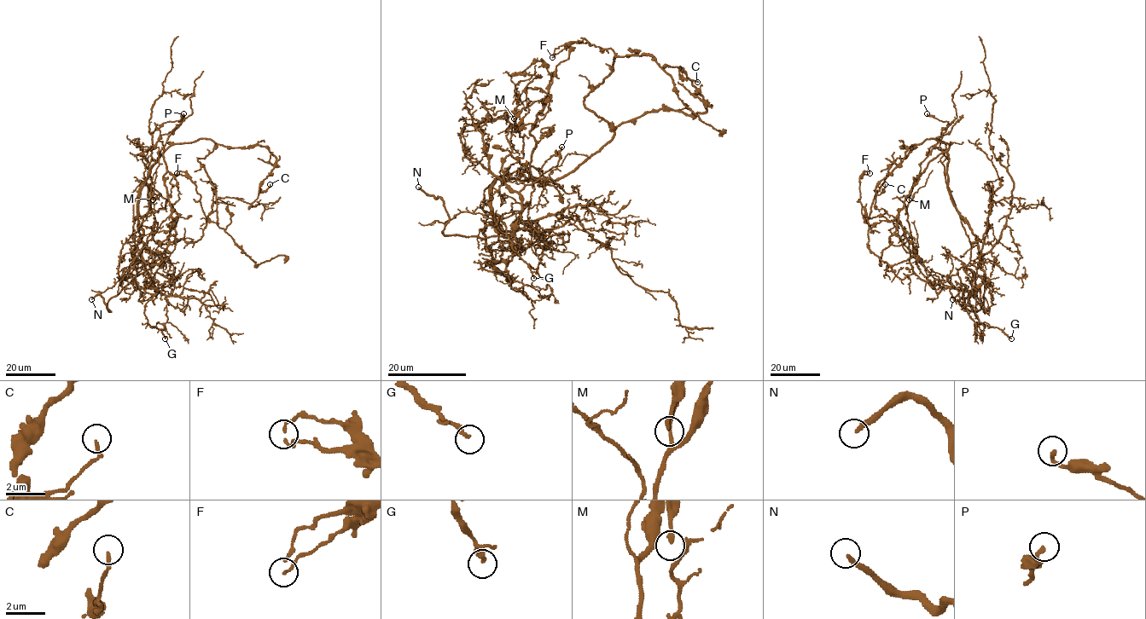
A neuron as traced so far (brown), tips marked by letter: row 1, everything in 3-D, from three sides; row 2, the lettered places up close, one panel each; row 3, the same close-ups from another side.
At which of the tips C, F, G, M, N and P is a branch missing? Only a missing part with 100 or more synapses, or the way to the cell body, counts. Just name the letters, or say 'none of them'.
N

